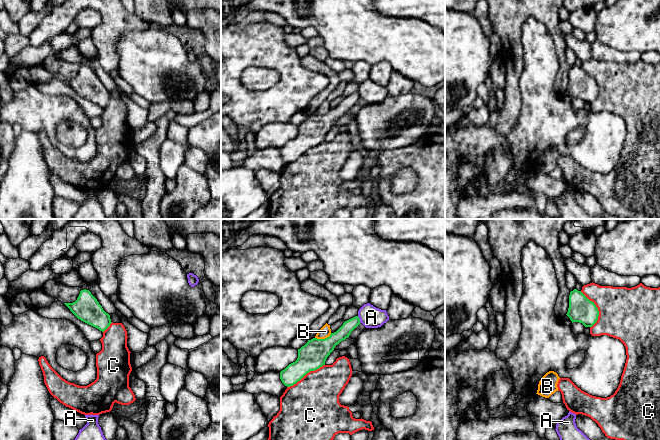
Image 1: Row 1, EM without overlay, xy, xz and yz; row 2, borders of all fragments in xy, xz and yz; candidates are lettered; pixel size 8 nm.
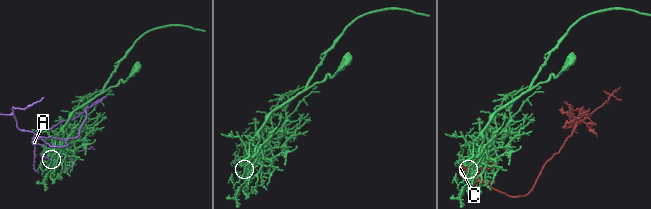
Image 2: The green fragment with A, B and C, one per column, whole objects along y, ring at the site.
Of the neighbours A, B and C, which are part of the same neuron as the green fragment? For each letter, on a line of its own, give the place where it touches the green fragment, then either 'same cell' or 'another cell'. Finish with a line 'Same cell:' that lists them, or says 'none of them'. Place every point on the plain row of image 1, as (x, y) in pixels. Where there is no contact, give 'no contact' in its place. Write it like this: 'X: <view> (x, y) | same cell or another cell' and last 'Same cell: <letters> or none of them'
A: xz (359, 95) | another cell
B: xz (323, 115) | another cell
C: yz (597, 85) | another cell
Same cell: none of them

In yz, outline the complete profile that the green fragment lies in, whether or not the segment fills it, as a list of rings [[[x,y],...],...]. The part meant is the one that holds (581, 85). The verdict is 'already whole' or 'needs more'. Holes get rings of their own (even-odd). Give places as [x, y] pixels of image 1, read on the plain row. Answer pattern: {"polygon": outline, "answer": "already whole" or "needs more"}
{"polygon": [[[574,65],[569,71],[569,84],[566,90],[573,98],[592,103],[598,96],[599,87],[594,78],[590,77],[581,67]]], "answer": "already whole"}

